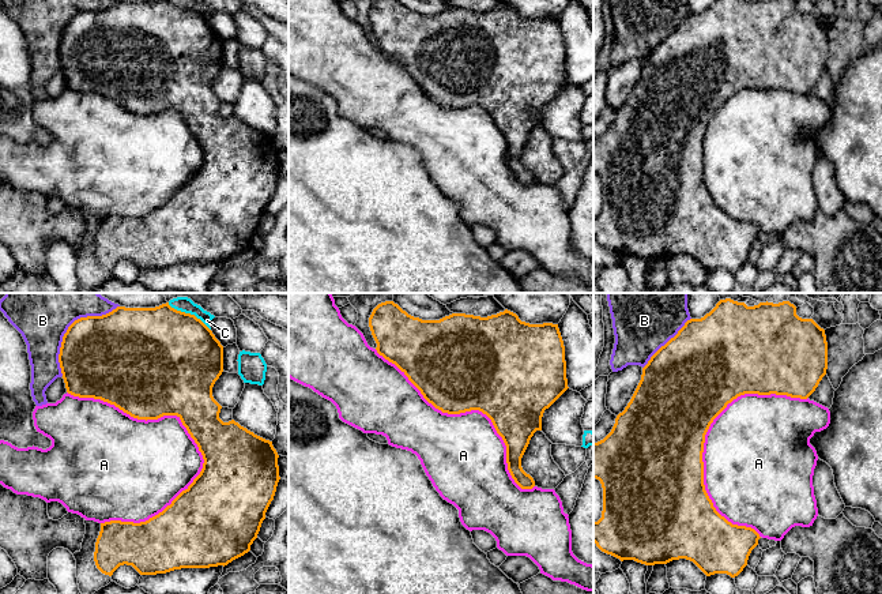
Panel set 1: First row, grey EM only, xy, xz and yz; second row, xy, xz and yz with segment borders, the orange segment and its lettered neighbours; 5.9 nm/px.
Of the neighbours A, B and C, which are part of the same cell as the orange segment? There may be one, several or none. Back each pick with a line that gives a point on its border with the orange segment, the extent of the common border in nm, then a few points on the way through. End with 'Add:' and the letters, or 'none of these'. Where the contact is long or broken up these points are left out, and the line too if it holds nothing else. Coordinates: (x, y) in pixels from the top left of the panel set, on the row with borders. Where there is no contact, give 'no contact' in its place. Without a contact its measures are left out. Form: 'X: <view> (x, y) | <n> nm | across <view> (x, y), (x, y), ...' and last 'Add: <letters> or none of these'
Add: none of these

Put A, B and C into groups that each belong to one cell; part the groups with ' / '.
A / B / C

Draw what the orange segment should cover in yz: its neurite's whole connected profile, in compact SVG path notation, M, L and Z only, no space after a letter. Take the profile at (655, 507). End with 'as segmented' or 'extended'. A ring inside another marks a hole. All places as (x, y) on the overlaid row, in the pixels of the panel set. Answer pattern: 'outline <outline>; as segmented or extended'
outline M725 298L704 317L687 320L642 368L641 380L625 410L617 416L611 432L593 443L593 478L603 488L602 518L593 522L596 546L621 561L634 560L655 565L686 559L706 576L738 576L761 537L751 527L732 525L713 507L704 485L705 435L713 420L738 396L776 394L807 399L826 375L826 369L825 330L813 319L799 317L796 307L789 301L766 301L747 307Z; as segmented

